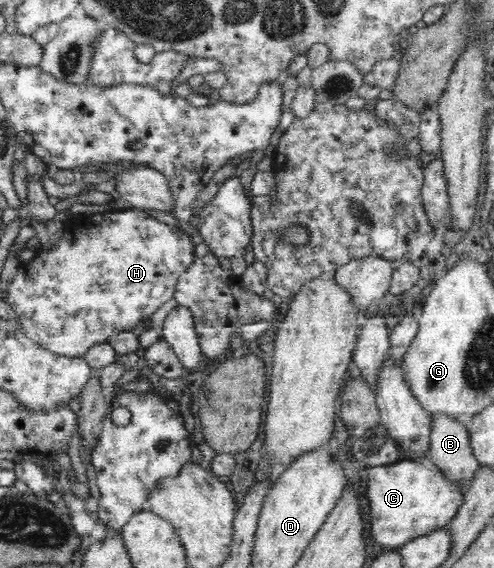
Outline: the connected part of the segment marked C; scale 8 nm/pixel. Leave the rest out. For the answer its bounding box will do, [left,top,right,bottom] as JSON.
[366,456,465,551]

